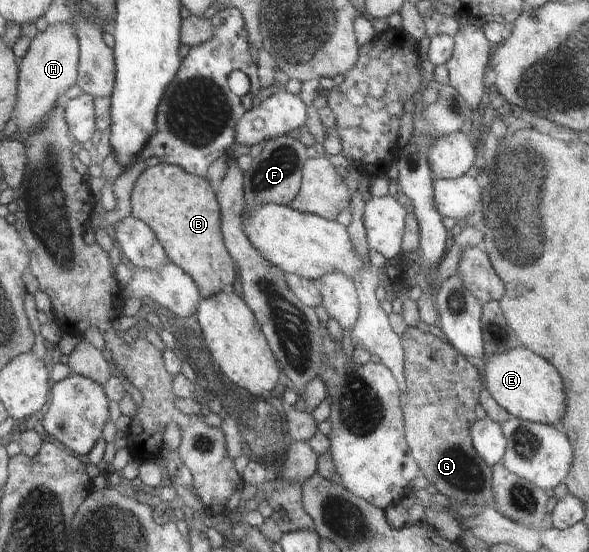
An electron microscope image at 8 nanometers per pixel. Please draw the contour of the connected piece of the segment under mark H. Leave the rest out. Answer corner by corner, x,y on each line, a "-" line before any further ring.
70,22
49,25
46,31
38,32
32,39
21,63
21,78
18,79
18,105
16,111
24,126
20,131
29,132
30,125
40,123
58,99
77,83
80,68
80,38
77,28

